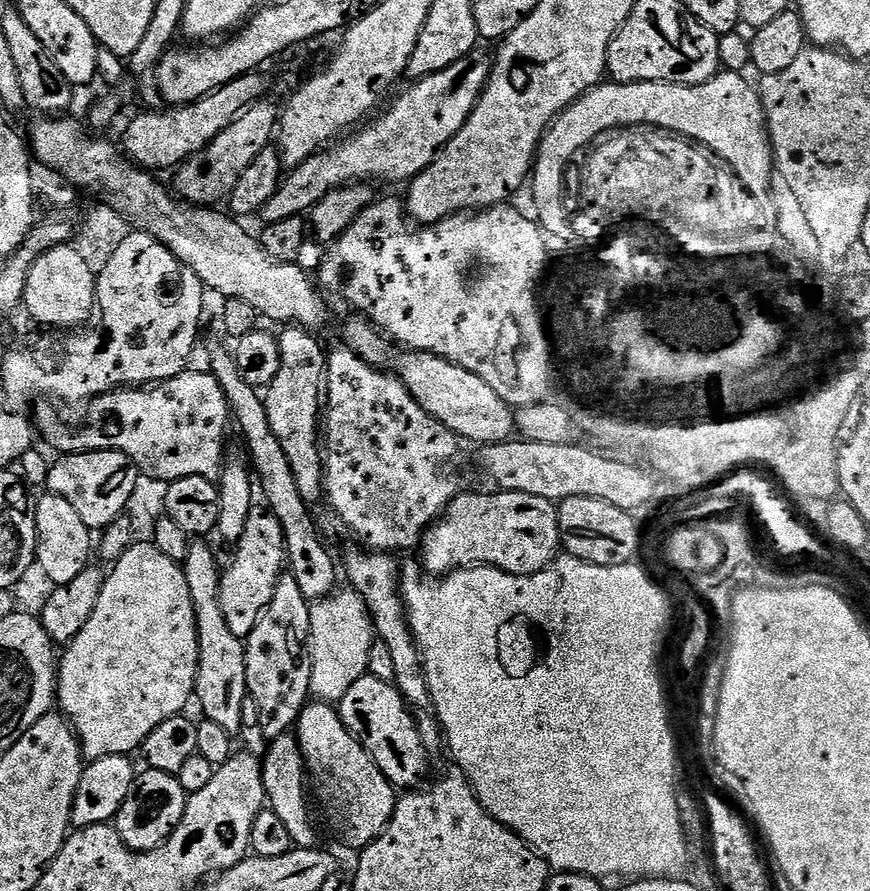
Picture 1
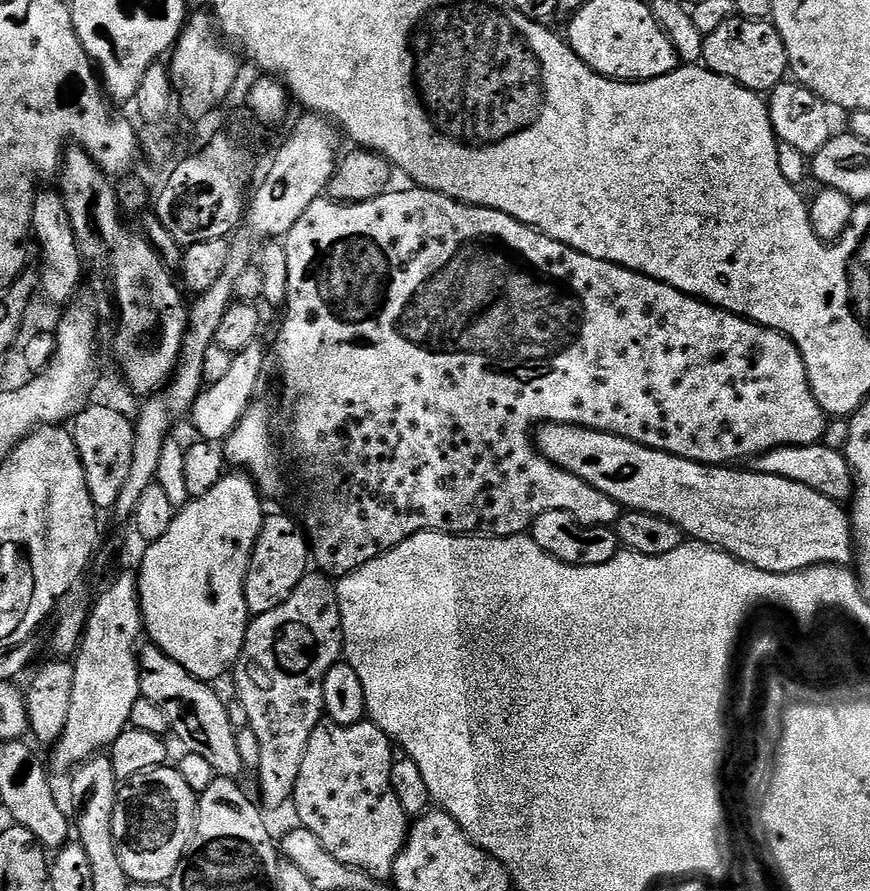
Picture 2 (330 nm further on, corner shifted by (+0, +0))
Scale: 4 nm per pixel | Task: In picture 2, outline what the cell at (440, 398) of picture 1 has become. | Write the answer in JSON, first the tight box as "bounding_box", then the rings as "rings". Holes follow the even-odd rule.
{"bounding_box":[534,424,853,574],"rings":[[[541,424],[534,439],[538,451],[546,459],[582,478],[582,482],[594,486],[594,490],[602,490],[602,494],[614,498],[621,509],[661,516],[678,525],[685,537],[721,548],[758,570],[786,574],[816,568],[819,564],[848,566],[851,560],[853,563],[851,515],[845,509],[843,512],[837,501],[818,494],[818,490],[810,490],[810,486],[790,482],[790,478],[778,478],[755,470],[739,472],[736,466],[699,464],[669,452],[659,452],[656,448],[647,448],[624,436],[581,428],[578,424]]]}

